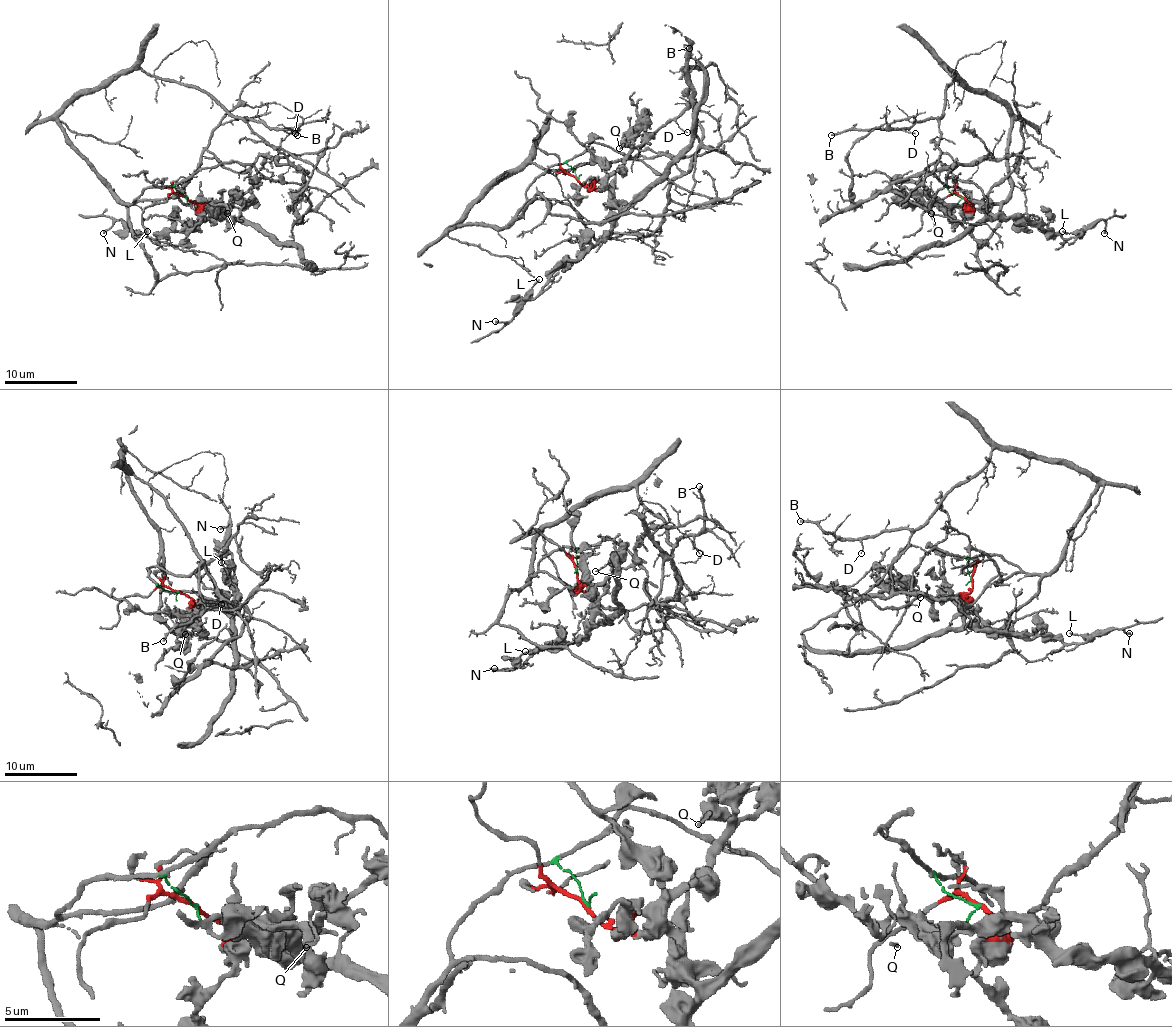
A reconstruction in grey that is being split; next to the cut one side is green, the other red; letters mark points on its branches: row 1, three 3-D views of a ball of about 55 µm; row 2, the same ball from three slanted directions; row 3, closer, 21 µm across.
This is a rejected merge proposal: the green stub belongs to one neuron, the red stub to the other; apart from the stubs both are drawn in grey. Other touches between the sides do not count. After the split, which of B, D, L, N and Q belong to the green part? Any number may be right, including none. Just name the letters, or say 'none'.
B, D

